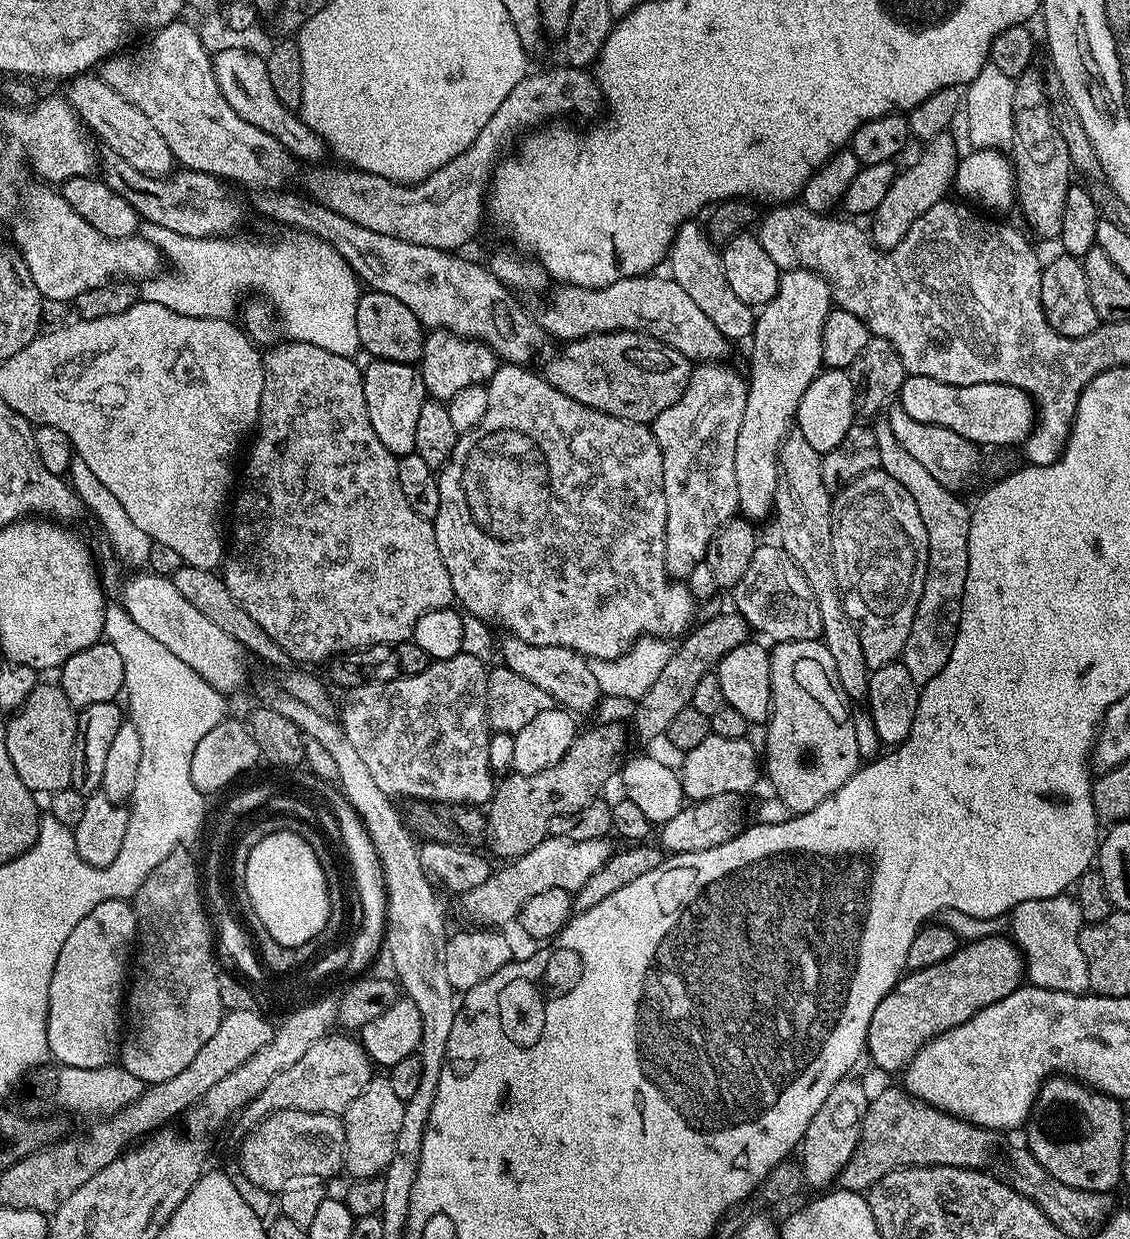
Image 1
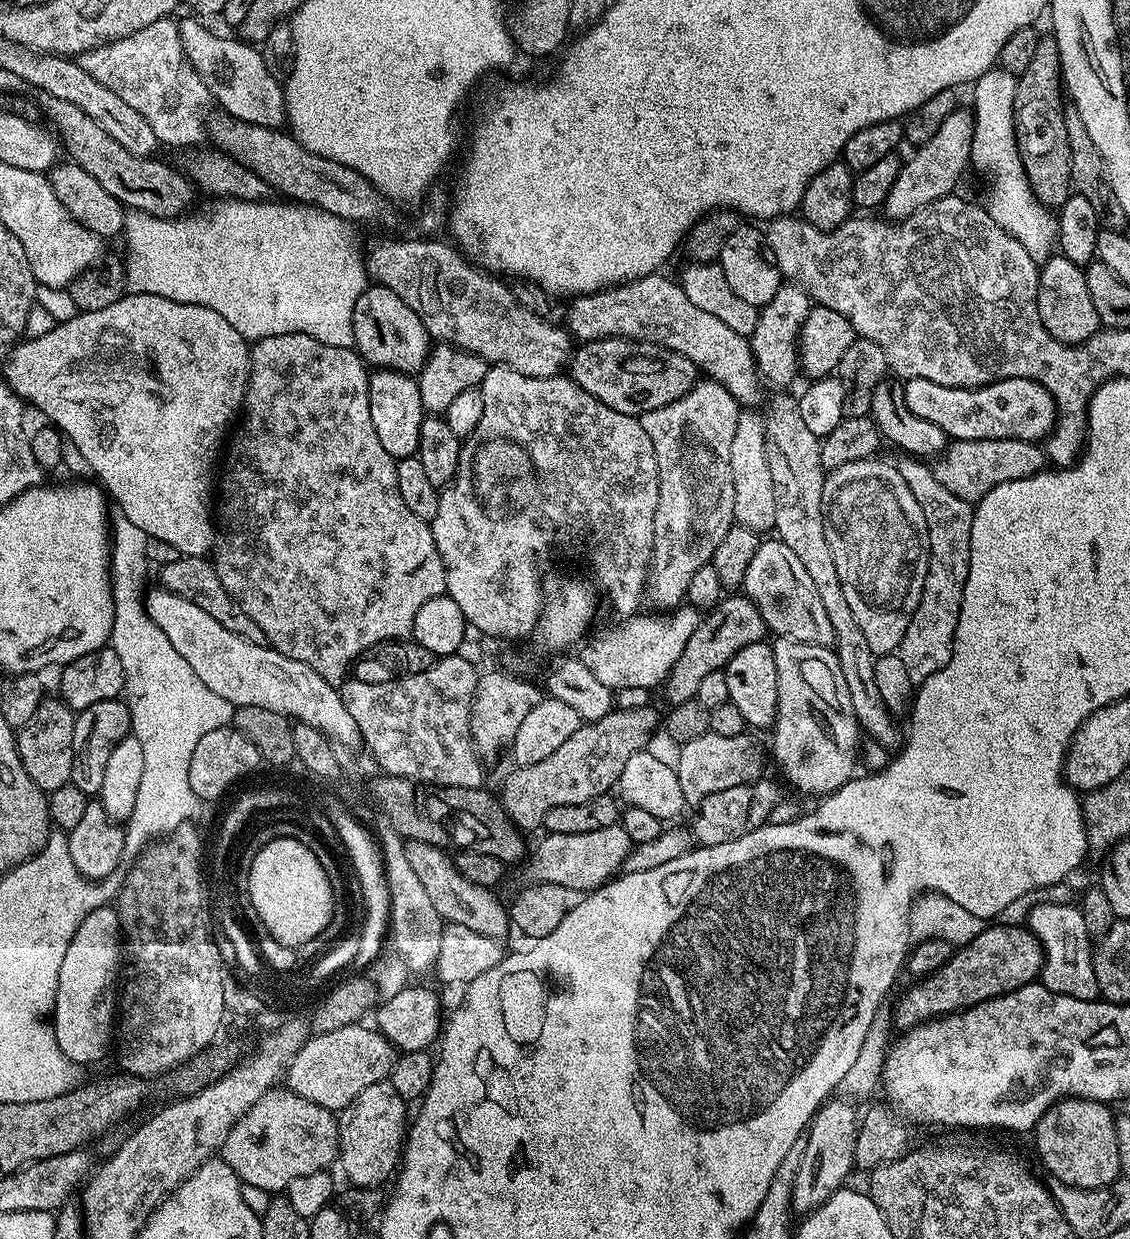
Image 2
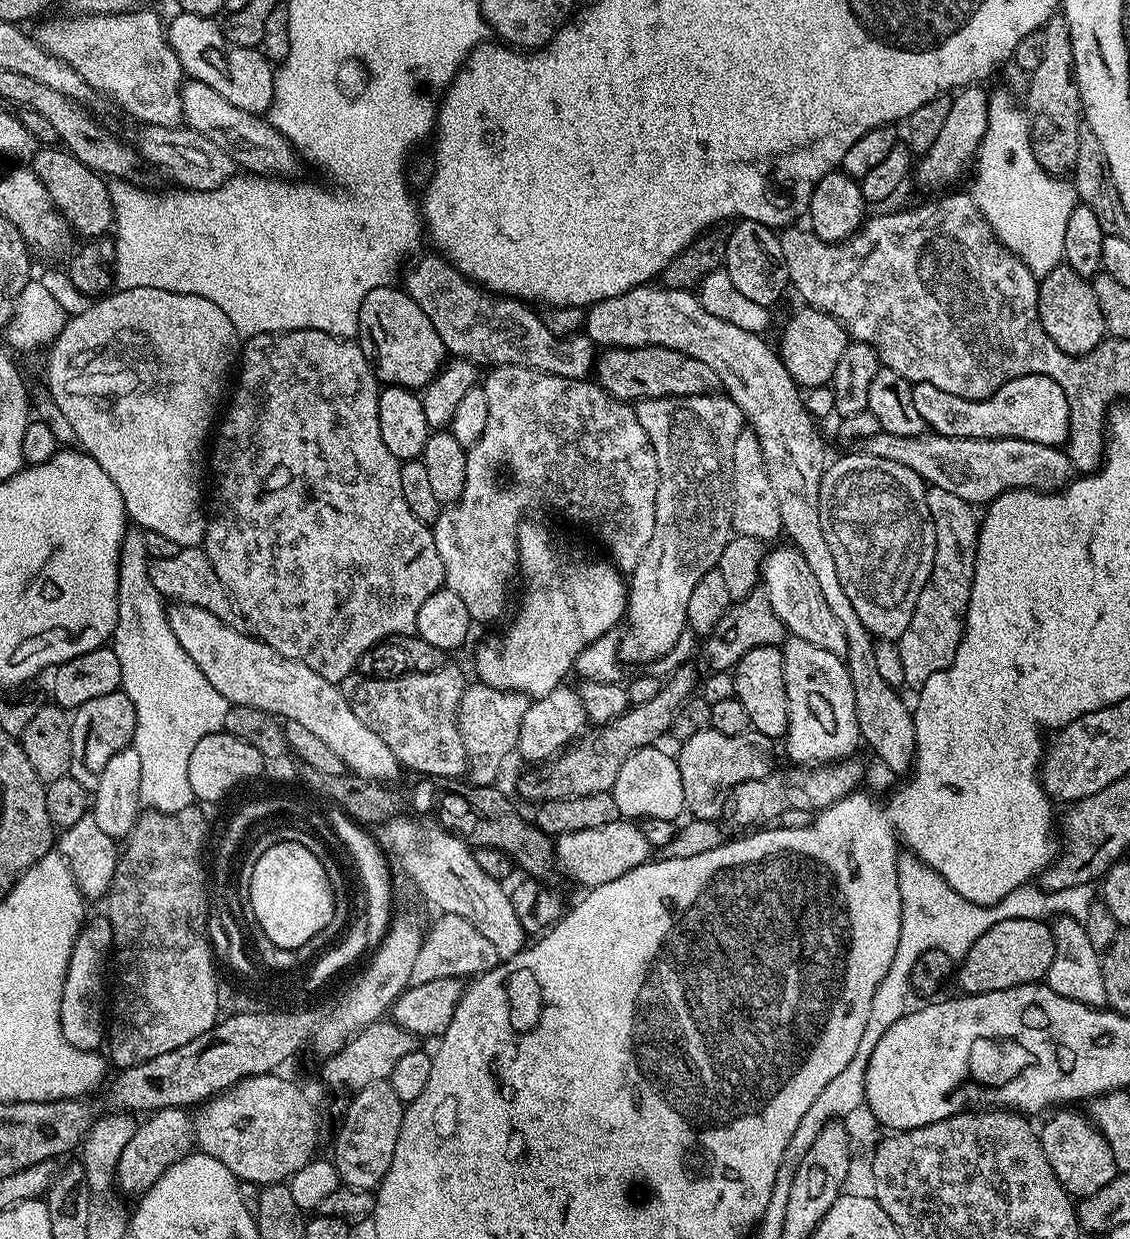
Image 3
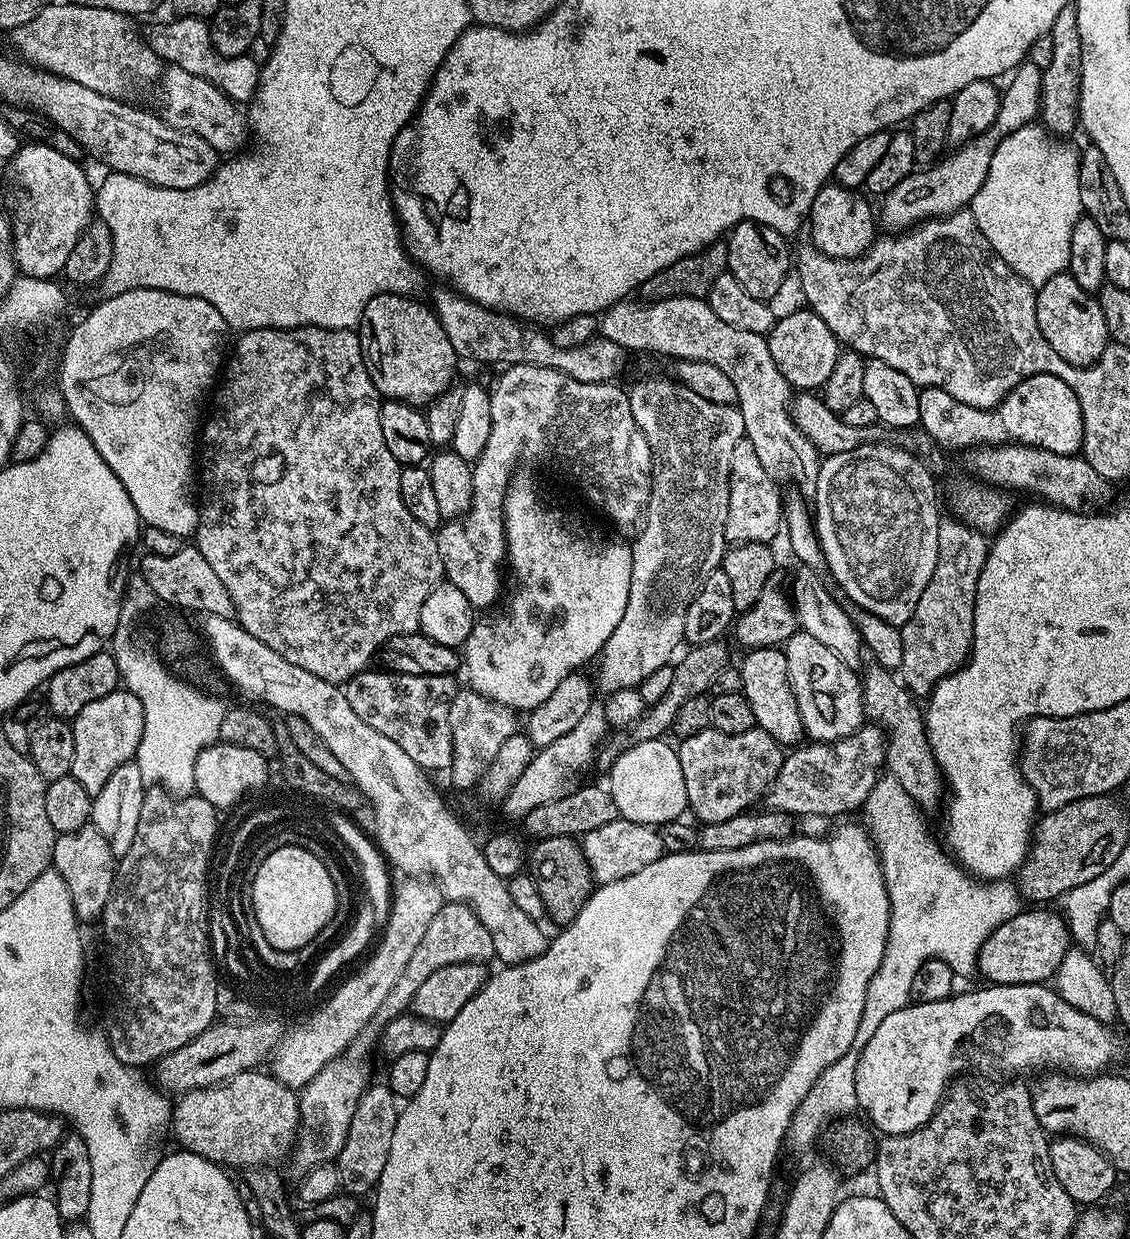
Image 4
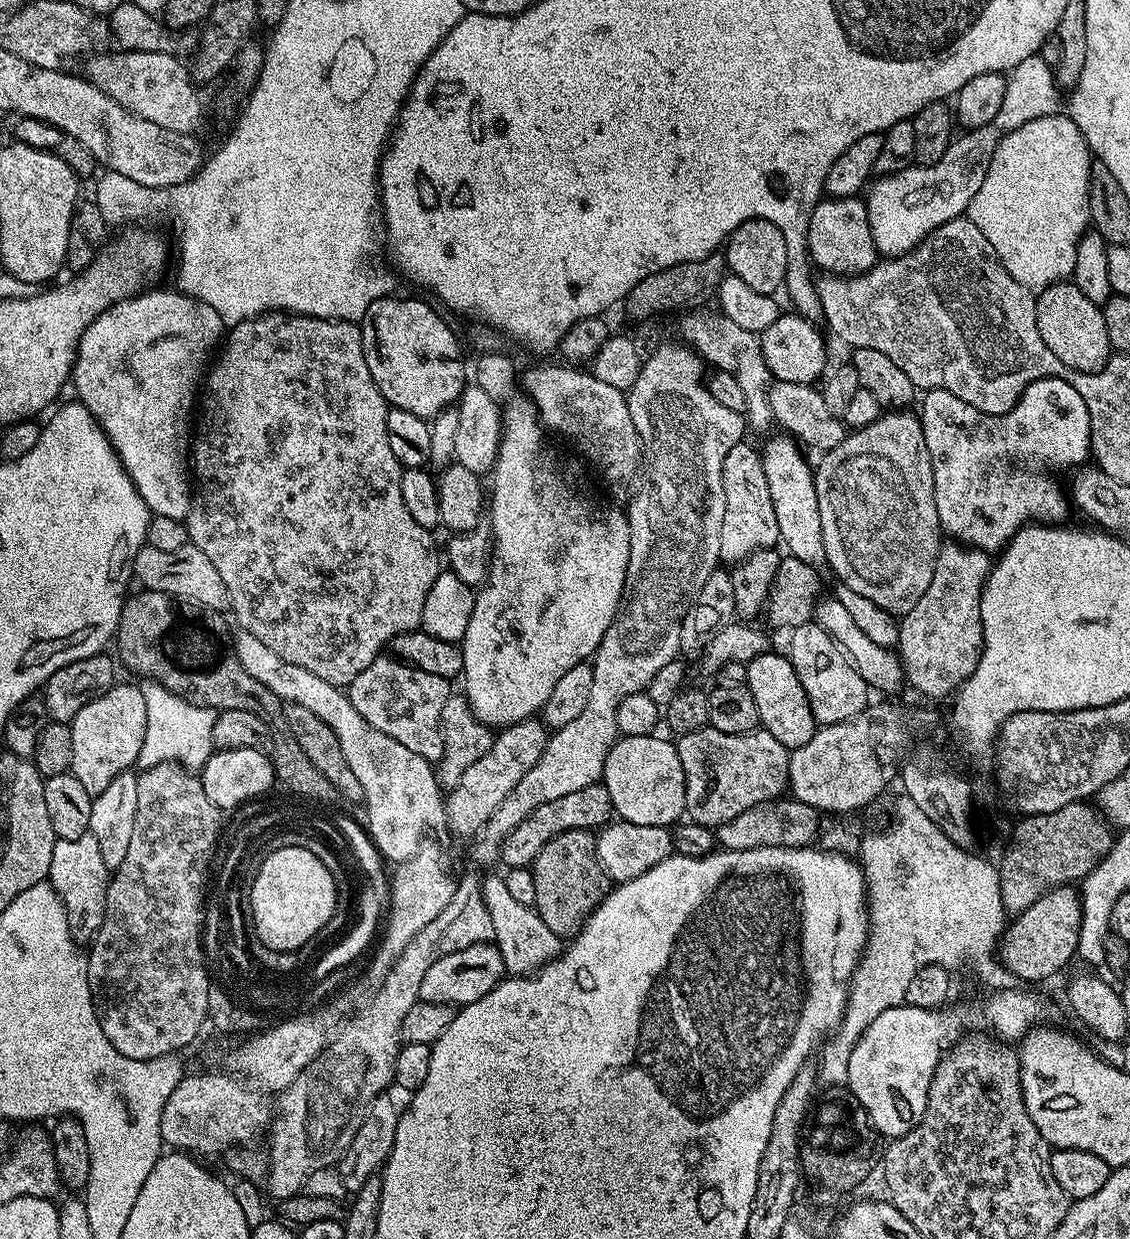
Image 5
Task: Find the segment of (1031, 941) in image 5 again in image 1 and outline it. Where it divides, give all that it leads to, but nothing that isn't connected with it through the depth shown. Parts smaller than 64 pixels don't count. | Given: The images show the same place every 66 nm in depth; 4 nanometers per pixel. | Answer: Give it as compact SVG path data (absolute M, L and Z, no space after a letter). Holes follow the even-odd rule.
M1007 935L984 936L957 947L953 956L938 966L926 966L900 977L890 994L878 1002L866 1041L869 1056L884 1072L896 1072L908 1067L926 1042L954 1026L962 1026L978 1010L1014 994L1026 980L1024 956Z

